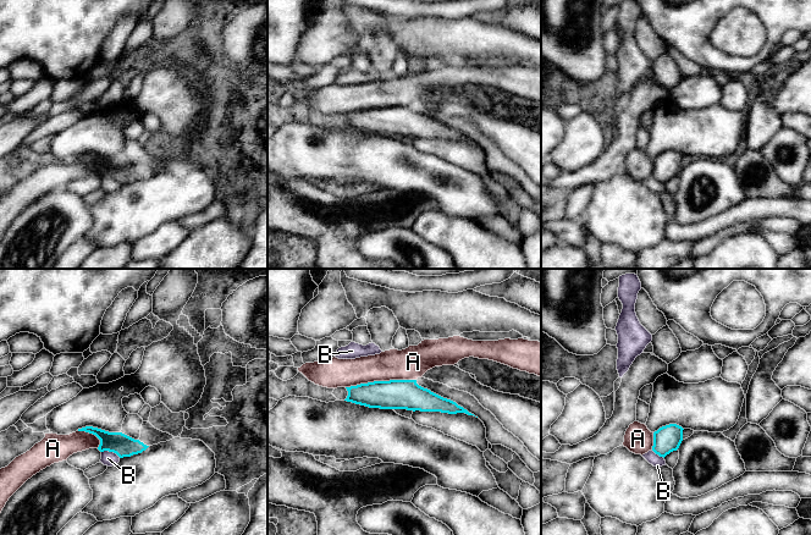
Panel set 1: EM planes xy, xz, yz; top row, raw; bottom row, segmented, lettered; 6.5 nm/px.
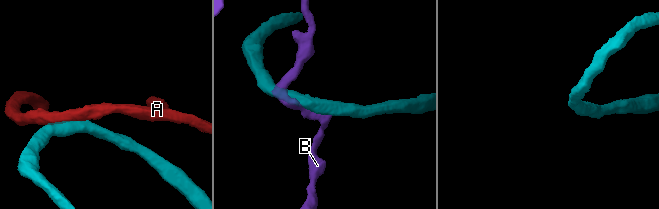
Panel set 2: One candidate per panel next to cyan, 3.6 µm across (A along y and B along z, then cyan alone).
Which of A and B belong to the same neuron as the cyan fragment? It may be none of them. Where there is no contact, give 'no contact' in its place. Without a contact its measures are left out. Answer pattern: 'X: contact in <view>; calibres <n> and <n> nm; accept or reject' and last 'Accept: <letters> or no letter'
A: contact in xz; calibres 190 and 200 nm; accept
B: contact in xy; calibres 140 and 100 nm; reject
Accept: A

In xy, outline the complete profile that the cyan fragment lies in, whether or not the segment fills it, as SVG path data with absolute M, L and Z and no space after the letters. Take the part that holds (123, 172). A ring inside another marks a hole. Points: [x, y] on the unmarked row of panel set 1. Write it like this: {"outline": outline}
{"outline": "M85 153L70 161L45 160L29 177L0 195L0 239L9 225L33 202L54 189L89 175L109 177L120 184L142 180L149 172L122 159Z"}

